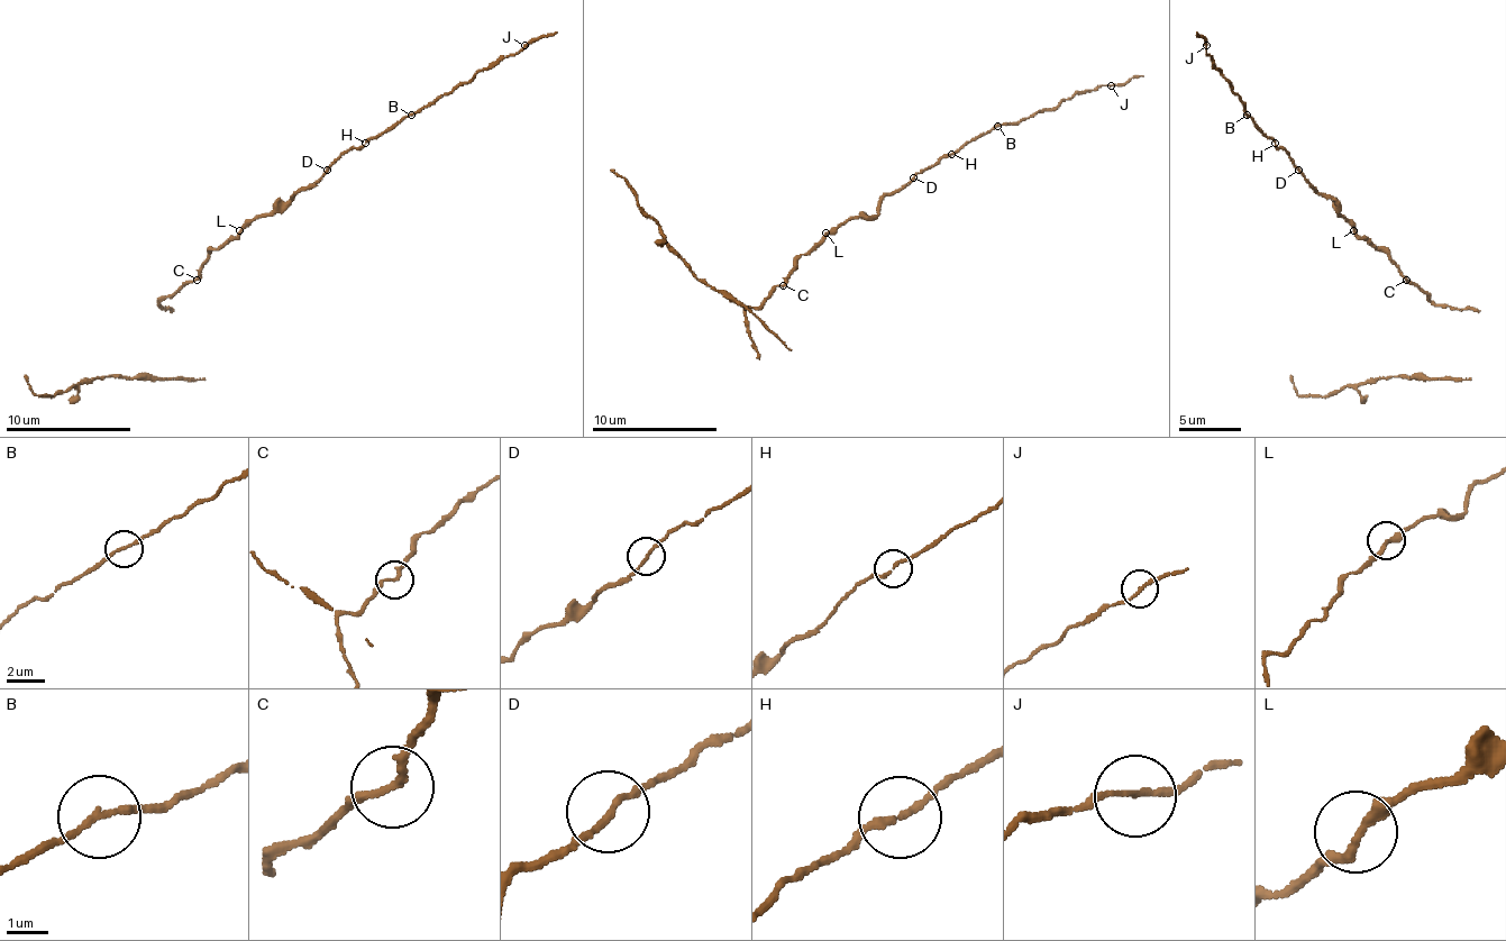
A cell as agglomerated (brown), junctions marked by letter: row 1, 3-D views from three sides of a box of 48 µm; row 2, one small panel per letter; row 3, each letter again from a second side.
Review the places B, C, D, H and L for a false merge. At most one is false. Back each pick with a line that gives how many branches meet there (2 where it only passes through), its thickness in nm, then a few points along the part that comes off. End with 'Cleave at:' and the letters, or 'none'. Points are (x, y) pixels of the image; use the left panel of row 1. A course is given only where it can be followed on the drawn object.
Cleave at: none

